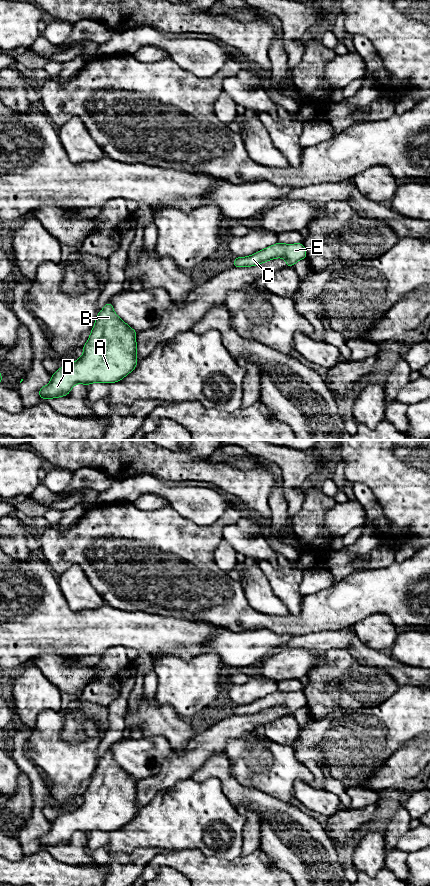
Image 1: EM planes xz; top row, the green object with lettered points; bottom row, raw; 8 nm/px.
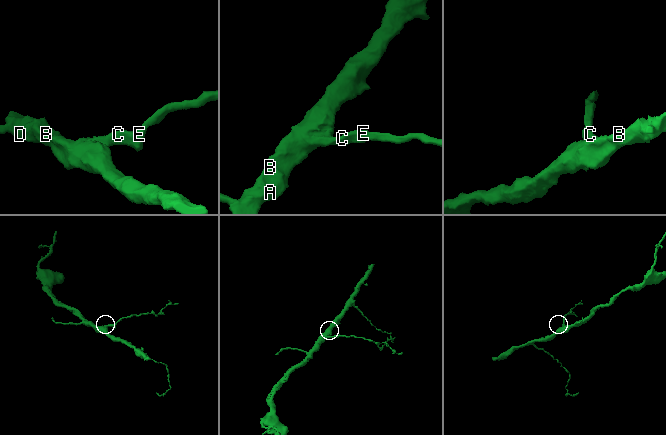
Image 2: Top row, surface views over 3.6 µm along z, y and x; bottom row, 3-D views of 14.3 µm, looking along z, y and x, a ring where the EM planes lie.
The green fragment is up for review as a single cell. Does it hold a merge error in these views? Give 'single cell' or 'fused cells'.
single cell

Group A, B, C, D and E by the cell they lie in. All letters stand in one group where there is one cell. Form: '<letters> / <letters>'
A B C D E

